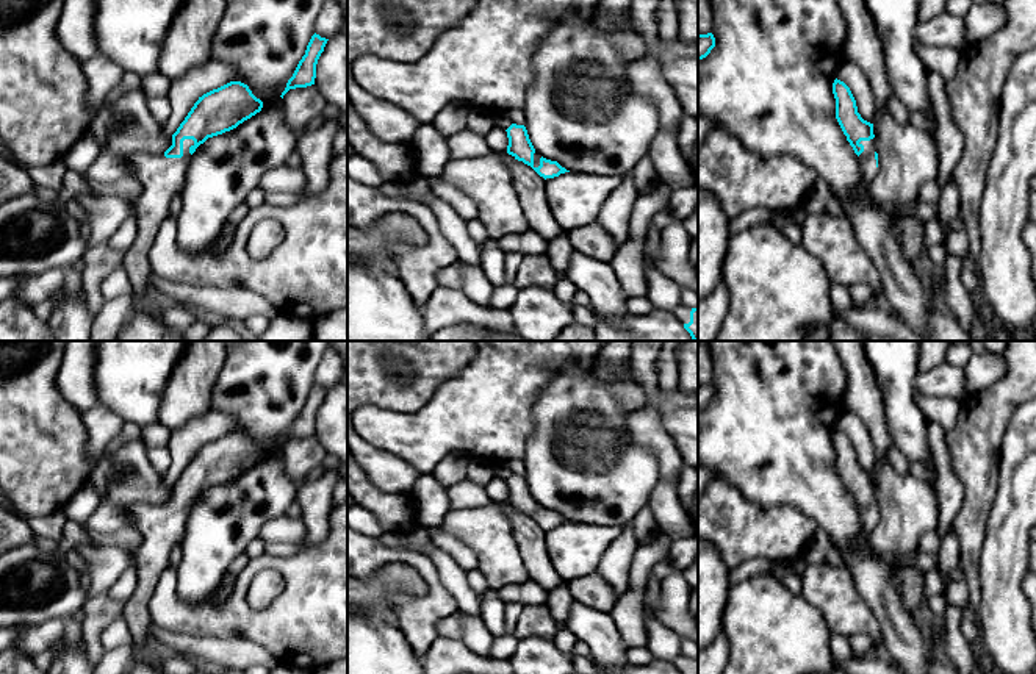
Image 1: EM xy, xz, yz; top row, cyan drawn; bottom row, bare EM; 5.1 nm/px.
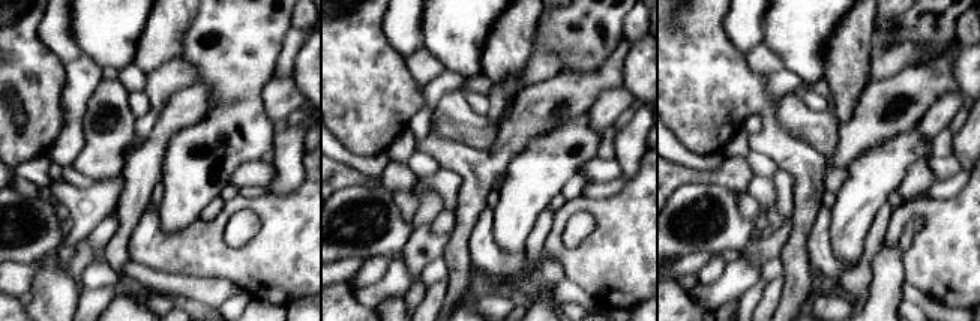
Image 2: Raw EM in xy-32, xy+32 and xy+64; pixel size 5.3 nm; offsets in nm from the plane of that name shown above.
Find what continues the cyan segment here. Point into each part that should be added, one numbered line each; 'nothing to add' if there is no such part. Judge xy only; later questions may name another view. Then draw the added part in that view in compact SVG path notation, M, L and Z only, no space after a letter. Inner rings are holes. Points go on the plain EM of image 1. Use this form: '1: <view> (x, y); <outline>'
1: xy (161, 529); M192 489L183 491L182 508L166 508L164 504L133 504L127 510L135 530L142 535L133 565L138 585L122 611L133 638L133 652L149 640L152 626L149 602L161 574L169 566L174 546L183 540L191 496L194 496Z

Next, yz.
1: yz (867, 513); M861 491L859 494L864 496L864 502L858 507L862 532L864 535L870 536L878 524L875 510L875 491Z

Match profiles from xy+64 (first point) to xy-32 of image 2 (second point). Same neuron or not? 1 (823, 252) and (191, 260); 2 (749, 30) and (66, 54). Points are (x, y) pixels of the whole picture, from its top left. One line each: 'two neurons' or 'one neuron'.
1: one neuron
2: one neuron

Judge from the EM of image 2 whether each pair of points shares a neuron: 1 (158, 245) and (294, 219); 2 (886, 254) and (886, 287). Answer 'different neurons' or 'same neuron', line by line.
1: same neuron
2: same neuron

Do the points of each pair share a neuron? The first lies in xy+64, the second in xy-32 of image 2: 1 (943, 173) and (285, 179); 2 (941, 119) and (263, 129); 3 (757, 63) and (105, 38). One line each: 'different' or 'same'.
1: different
2: different
3: different

